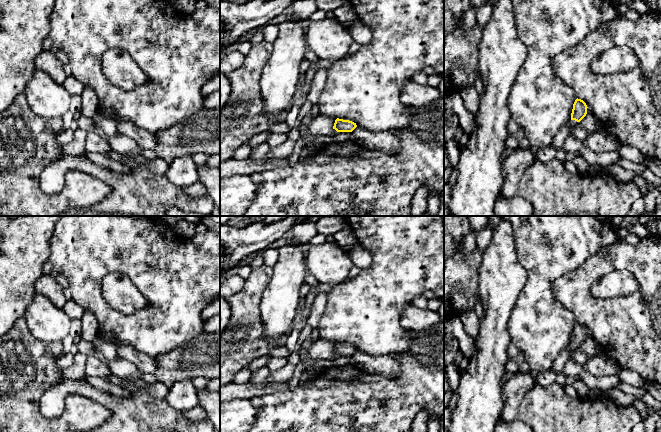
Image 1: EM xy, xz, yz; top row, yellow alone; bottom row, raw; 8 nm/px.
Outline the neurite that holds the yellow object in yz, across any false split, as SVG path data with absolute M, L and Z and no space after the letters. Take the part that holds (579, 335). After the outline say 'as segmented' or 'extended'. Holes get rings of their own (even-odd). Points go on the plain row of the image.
M577 322L573 328L571 345L569 346L571 358L581 365L585 364L591 357L585 354L579 348L579 346L586 340L587 332L588 331L586 327L583 324Z; extended

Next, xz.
M337 342L335 344L333 353L337 356L352 356L357 351L356 347Z; as segmented

